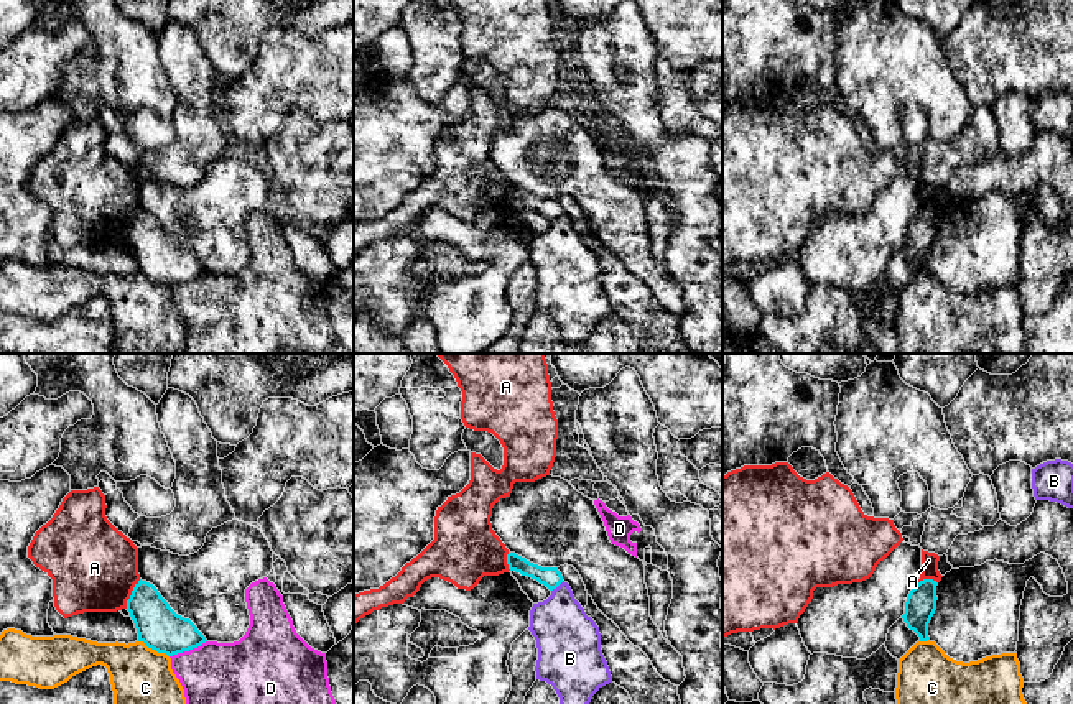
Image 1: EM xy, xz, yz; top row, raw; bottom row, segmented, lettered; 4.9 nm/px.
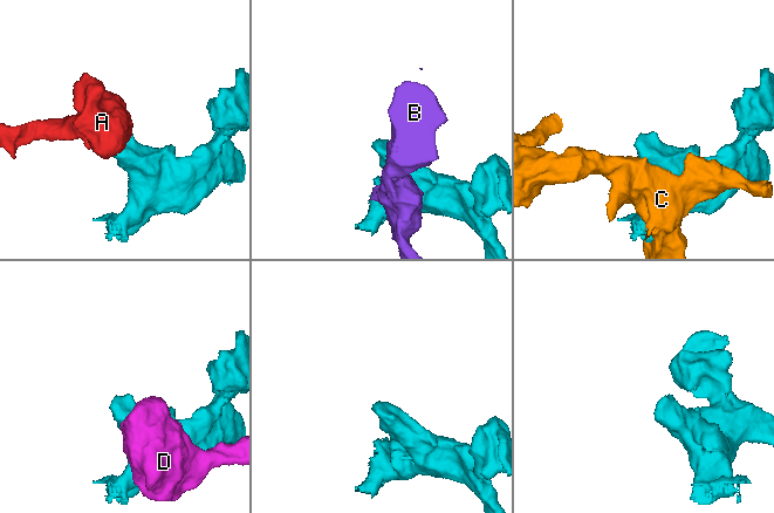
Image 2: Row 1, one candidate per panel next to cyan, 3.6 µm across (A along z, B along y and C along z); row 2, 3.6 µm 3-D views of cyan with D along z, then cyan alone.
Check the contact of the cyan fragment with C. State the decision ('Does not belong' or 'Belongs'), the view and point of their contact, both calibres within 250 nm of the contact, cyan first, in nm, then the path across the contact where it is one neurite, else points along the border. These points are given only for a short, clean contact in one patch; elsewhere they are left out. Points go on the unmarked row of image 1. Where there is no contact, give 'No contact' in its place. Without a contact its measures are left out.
Does not belong. Touches cyan at xy (153, 280). Thickness 220 nm (cyan) against 360 nm

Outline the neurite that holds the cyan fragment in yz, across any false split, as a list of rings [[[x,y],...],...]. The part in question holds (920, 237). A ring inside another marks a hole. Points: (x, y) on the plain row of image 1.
[[[933,211],[920,212],[908,225],[905,234],[903,253],[913,262],[920,273],[930,271],[928,255],[936,242],[936,217]]]

